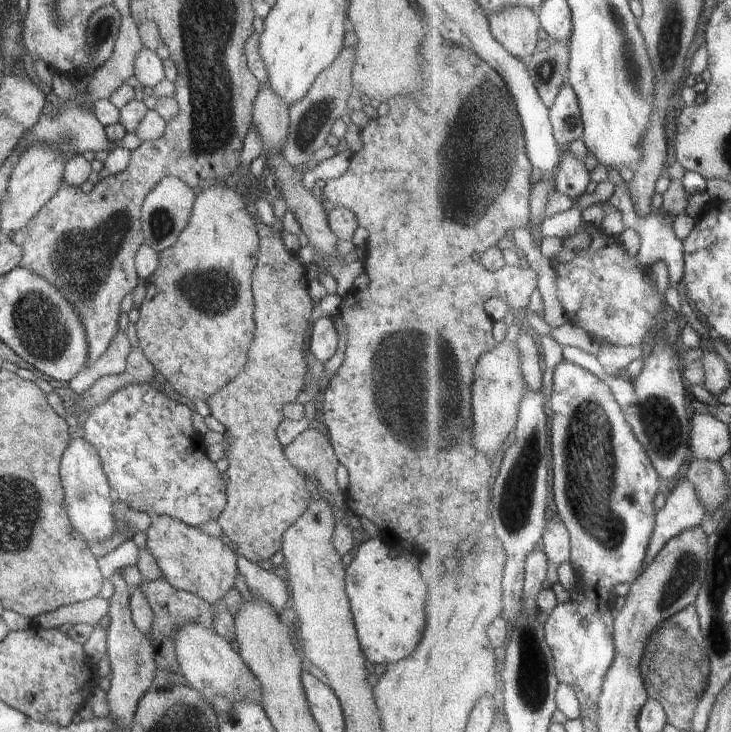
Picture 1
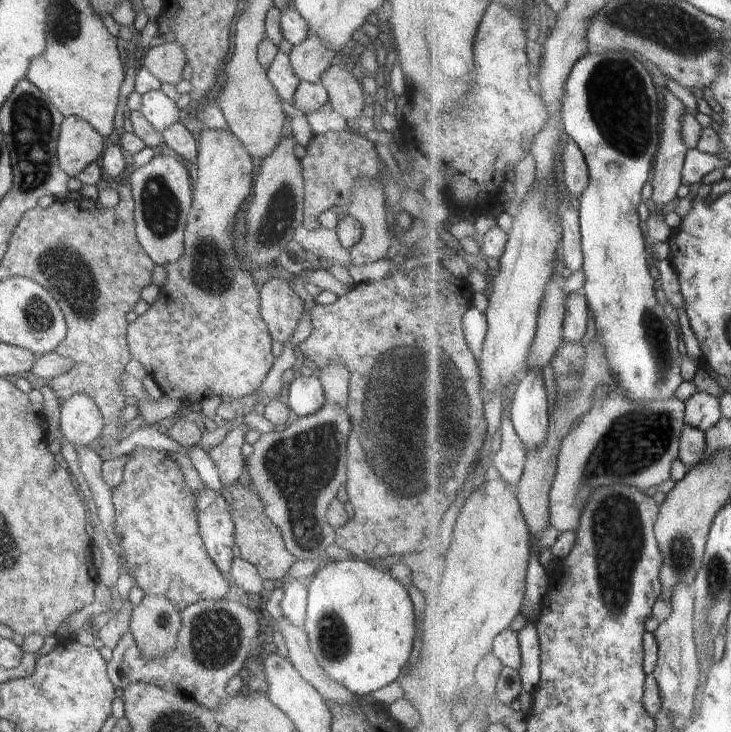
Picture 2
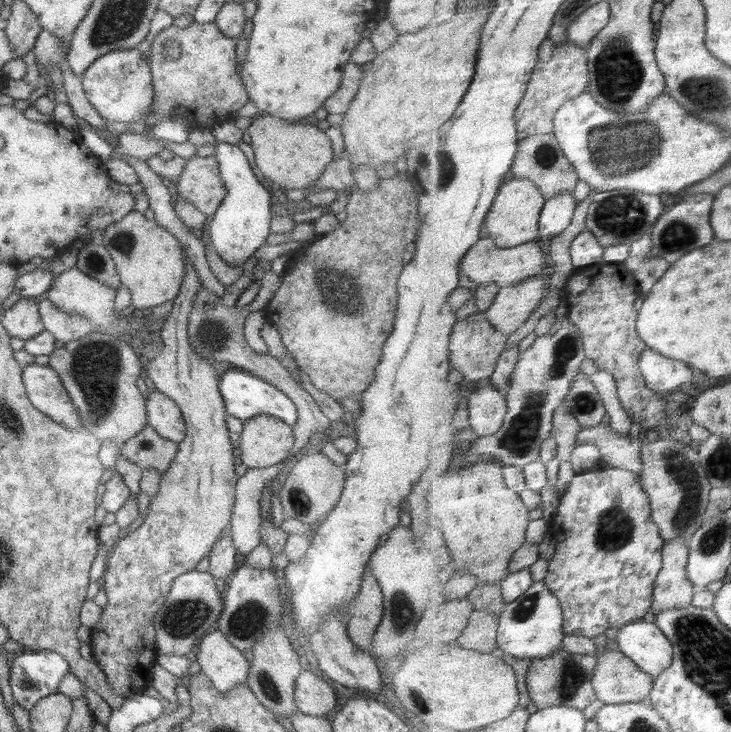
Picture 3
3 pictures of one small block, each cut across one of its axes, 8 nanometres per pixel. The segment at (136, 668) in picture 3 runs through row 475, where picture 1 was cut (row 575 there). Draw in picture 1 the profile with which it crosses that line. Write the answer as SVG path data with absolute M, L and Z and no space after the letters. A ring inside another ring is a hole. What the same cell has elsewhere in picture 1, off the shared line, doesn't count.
M160 515L151 517L146 538L148 552L154 556L161 576L174 588L197 594L212 606L223 601L226 593L234 588L236 575L239 573L237 554L228 548L220 537L210 536L201 528Z

